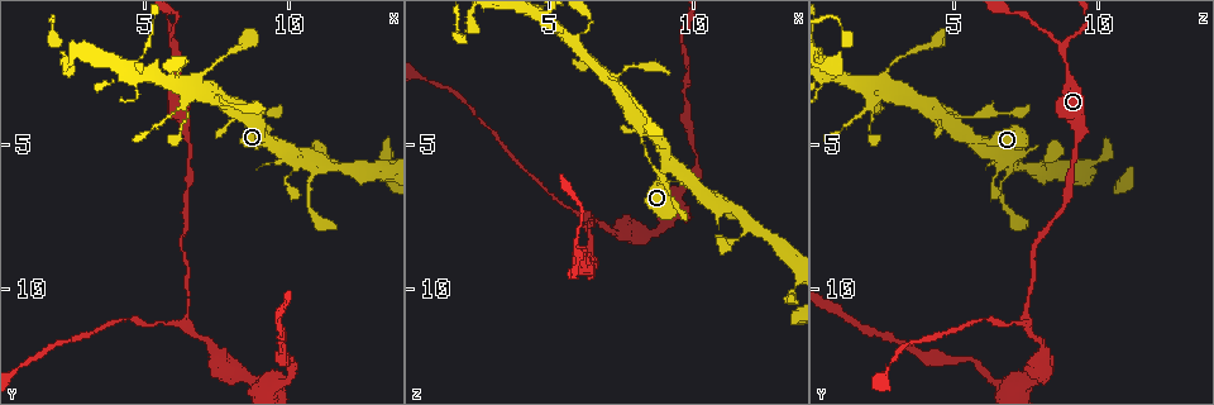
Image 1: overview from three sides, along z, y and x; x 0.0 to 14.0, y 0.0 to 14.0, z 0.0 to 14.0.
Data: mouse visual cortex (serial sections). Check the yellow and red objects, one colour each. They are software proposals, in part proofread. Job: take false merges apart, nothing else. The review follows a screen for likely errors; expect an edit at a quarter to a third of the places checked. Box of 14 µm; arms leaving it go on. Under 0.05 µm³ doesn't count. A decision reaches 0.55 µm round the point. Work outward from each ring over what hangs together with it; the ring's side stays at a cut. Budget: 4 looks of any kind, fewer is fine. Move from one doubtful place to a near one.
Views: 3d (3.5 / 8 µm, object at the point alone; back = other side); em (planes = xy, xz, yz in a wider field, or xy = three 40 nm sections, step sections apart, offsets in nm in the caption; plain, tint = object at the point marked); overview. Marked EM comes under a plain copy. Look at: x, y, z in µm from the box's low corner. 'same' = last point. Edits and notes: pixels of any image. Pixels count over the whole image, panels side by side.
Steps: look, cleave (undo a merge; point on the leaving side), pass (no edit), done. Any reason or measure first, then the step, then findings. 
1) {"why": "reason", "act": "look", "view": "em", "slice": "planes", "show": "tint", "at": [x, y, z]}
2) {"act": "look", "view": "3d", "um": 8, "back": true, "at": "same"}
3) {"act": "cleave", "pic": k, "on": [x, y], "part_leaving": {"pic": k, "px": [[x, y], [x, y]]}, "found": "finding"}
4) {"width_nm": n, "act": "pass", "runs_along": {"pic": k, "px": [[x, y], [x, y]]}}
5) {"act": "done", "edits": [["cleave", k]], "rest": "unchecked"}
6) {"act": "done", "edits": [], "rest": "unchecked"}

{"why": "three arms meet", "act": "look", "view": "3d", "um": 3.5, "at": [6.0, 1.7, 8.7]}

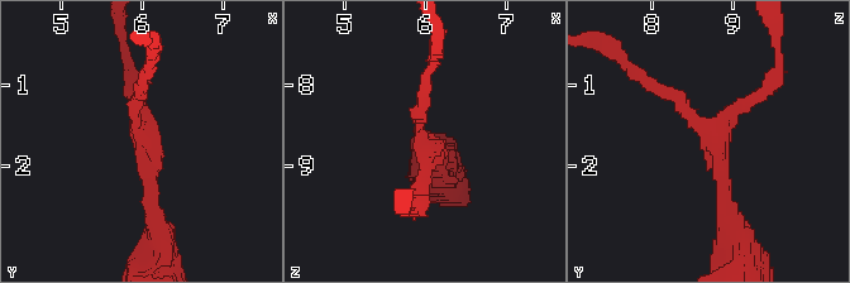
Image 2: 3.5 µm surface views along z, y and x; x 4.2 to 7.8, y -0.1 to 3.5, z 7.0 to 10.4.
{"arms": 3, "arm_widths_nm": [200, 200, 200], "why": "shape alone is not enough", "act": "look", "view": "em", "slice": "xy", "step": 1, "show": "tint", "at": [6.00, 1.60, 8.80]}

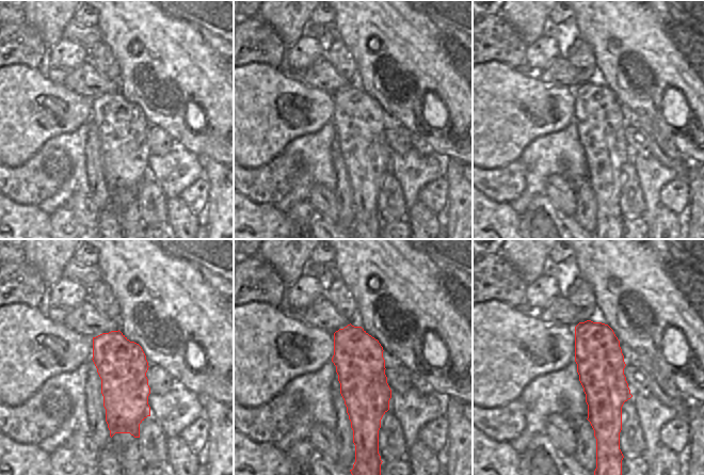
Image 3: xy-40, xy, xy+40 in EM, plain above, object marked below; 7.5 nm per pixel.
{"width_nm": 360, "act": "pass", "runs_along": {"pic": 2, "px": [[724, 215], [715, 134], [653, 84]]}, "found": "all the same cell"}

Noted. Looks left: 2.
{"why": "three-way junction", "act": "look", "view": "3d", "um": 3.5, "at": [8.4, 3.9, 4.4]}

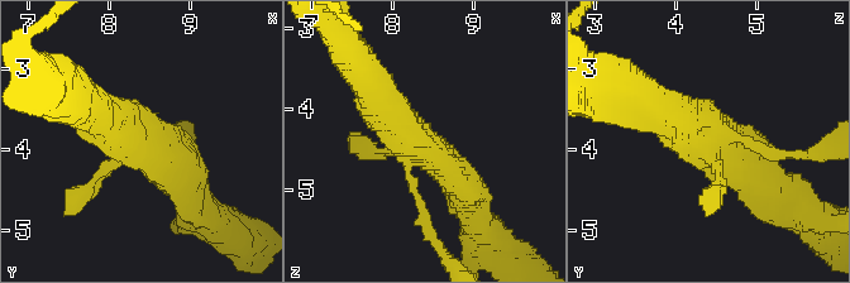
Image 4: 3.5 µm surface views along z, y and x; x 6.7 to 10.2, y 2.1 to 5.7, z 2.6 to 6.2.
{"why": "shape alone is not enough", "act": "look", "view": "em", "slice": "xy", "step": 3, "show": "tint", "at": [8.35, 3.85, 4.45]}

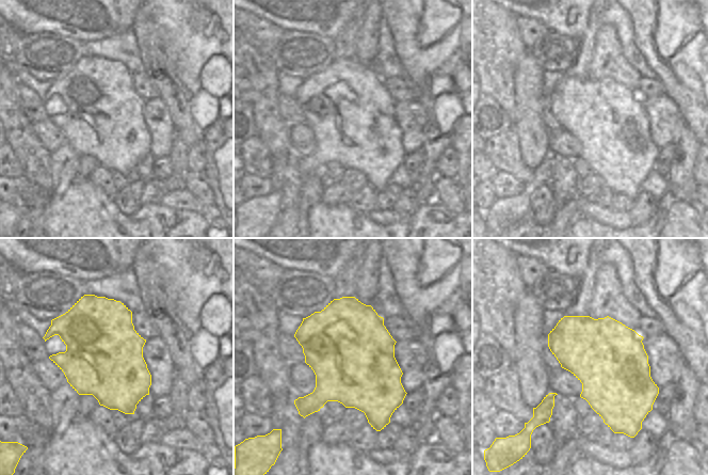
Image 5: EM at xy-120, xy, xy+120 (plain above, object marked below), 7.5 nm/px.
{"width_nm": 650, "act": "pass", "runs_along": {"pic": 4, "px": [[469, 201], [372, 87]]}, "found": "one cell here"}

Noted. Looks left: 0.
{"act": "done", "edits": [], "rest": "unchecked"}

